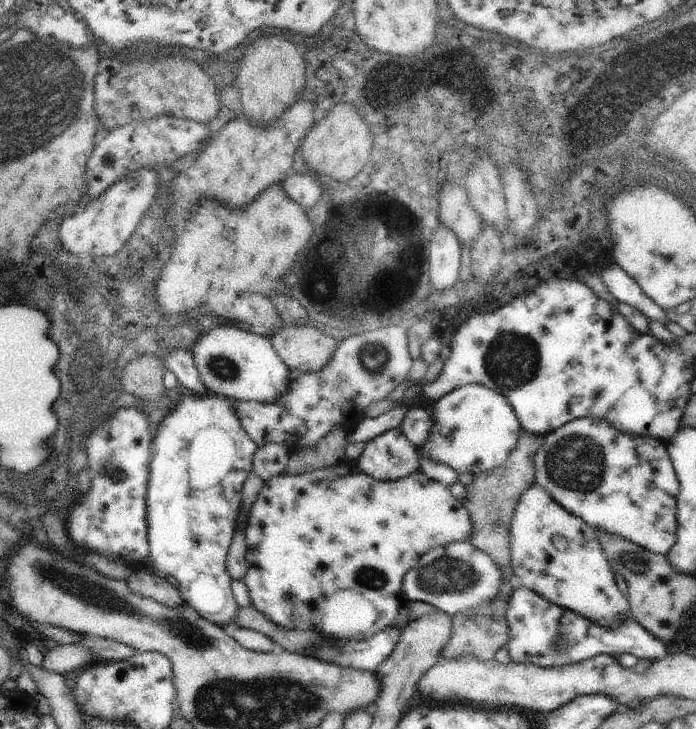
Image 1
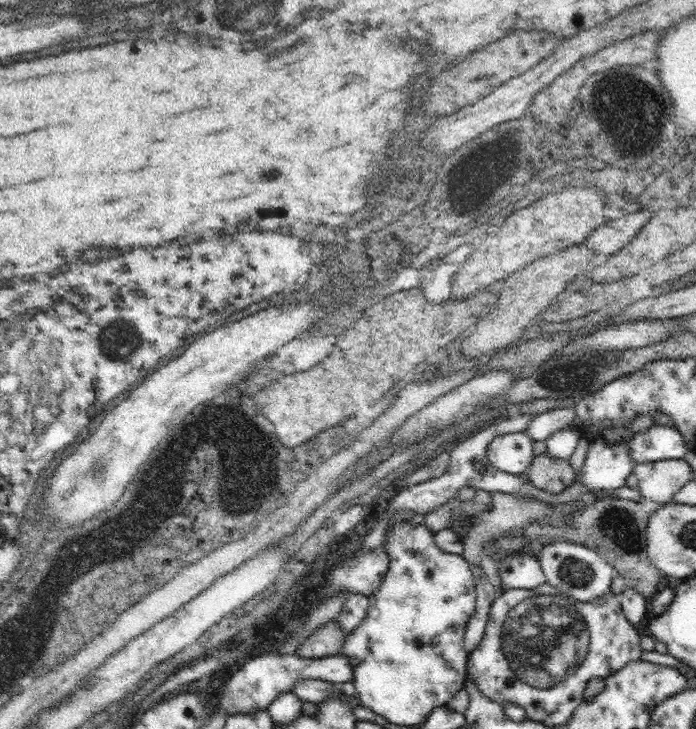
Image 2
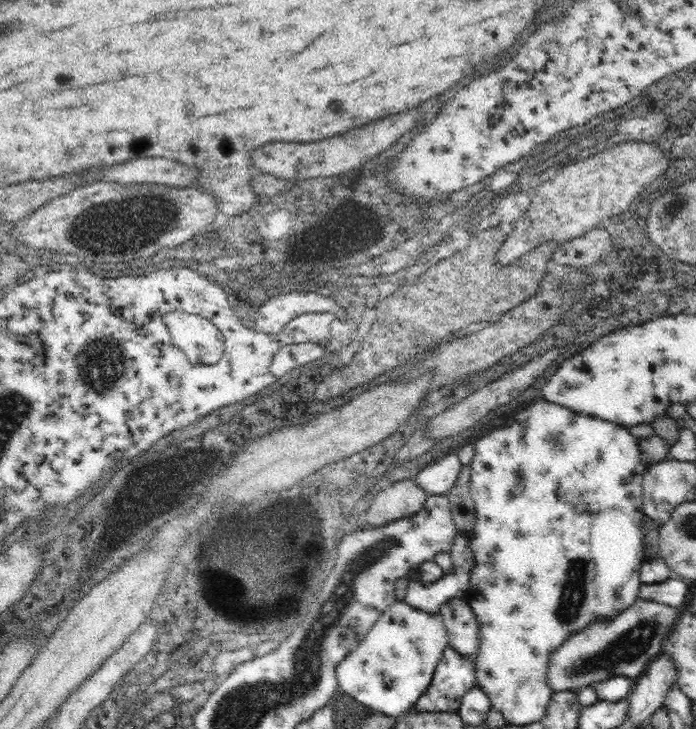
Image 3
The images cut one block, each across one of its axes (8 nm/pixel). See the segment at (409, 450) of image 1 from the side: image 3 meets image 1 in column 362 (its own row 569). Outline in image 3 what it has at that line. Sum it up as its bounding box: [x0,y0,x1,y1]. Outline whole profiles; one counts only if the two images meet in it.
[406,534,474,614]

